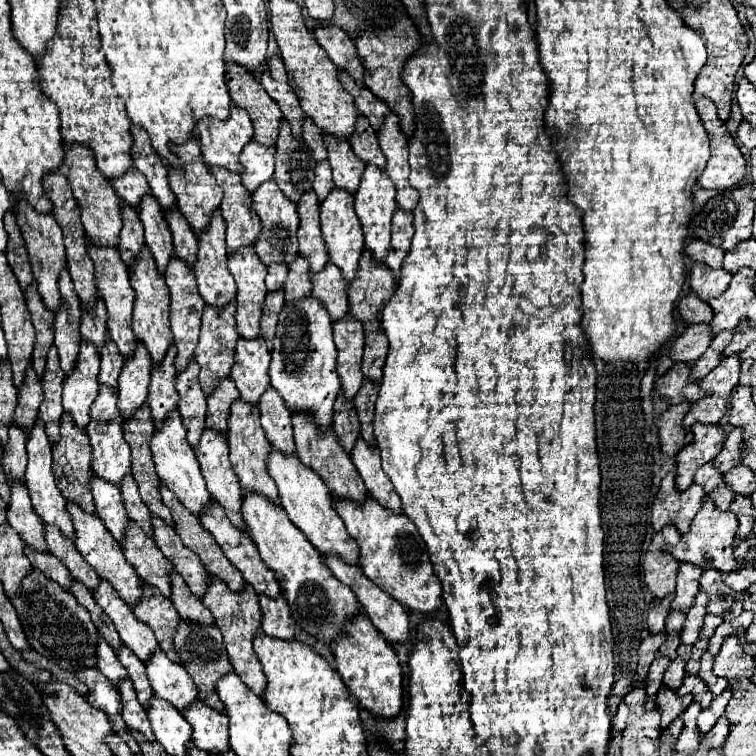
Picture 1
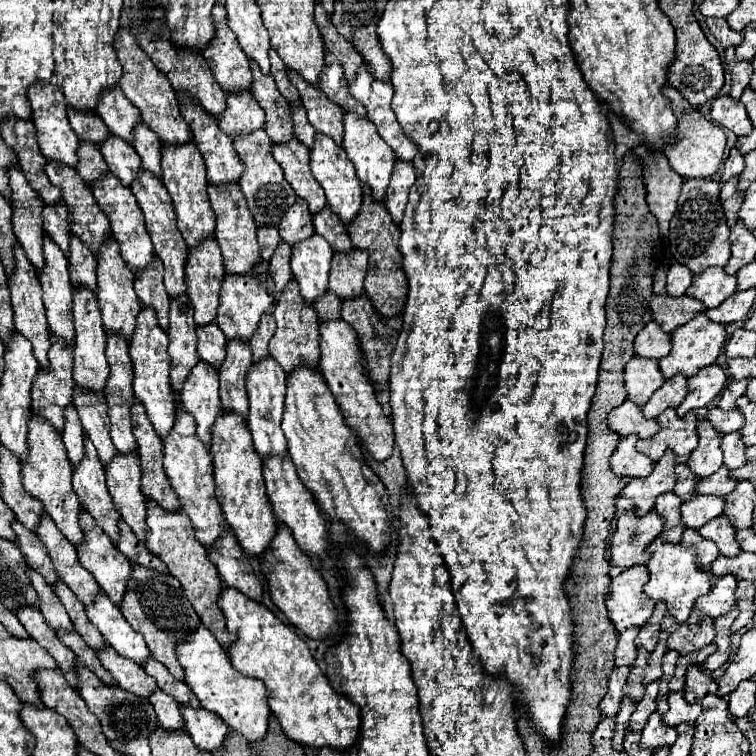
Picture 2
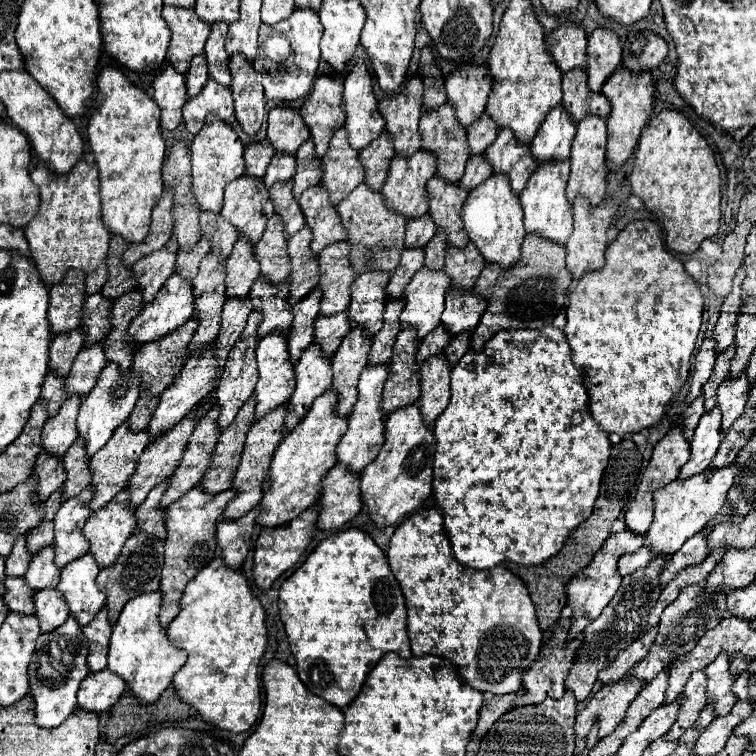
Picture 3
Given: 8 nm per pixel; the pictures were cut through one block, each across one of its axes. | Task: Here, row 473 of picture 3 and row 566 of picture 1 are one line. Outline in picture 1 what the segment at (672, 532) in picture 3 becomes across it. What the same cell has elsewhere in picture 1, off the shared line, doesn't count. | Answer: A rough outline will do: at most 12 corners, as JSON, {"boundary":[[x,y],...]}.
{"boundary":[[706,496],[670,552],[732,572],[738,518]]}

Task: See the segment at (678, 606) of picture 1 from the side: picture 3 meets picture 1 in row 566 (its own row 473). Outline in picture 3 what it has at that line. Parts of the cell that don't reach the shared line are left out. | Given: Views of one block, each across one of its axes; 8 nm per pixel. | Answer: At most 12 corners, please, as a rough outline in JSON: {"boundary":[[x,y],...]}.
{"boundary":[[718,408],[700,418],[678,480],[708,468],[722,442]]}

